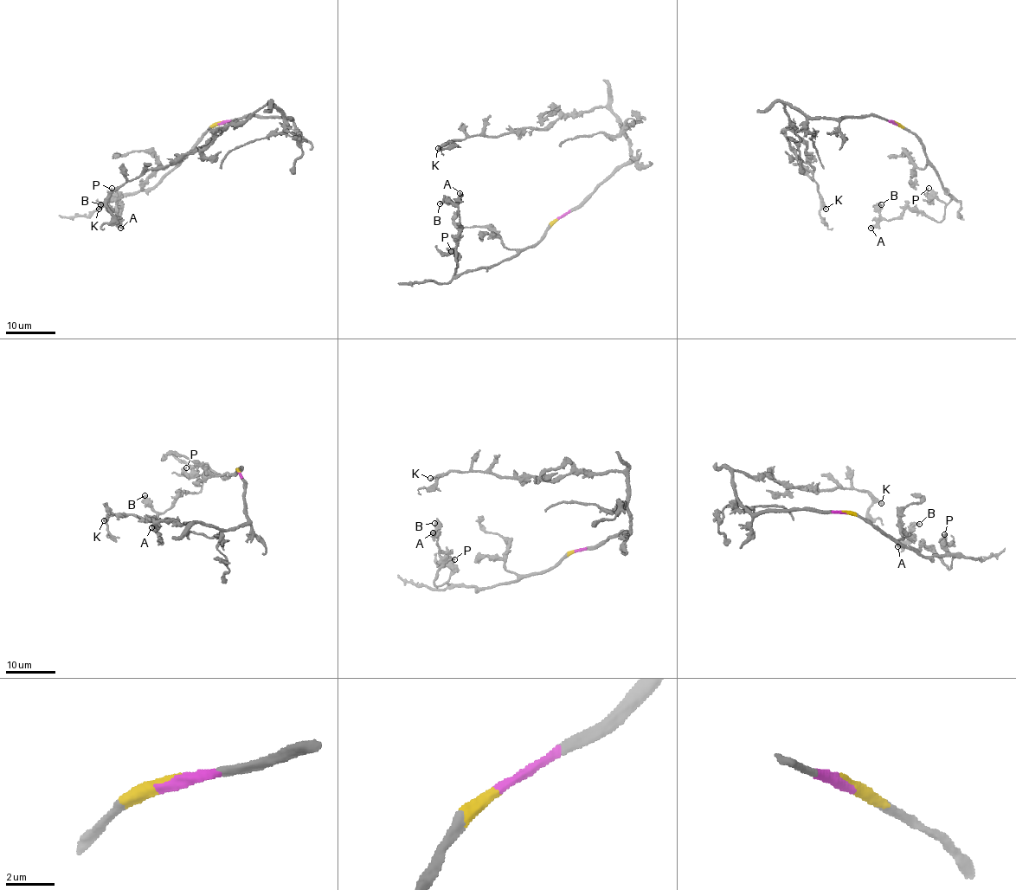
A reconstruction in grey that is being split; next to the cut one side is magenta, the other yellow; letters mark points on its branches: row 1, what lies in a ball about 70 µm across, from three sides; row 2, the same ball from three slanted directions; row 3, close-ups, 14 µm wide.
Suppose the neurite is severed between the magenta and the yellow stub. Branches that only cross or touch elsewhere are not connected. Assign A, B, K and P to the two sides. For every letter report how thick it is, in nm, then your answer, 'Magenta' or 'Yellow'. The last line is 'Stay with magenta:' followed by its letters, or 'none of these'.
A: Thickness 340 nm. Yellow
B: Thickness 280 nm. Yellow
K: Thickness 320 nm. Magenta
P: Thickness 320 nm. Yellow
Stay with magenta: K

